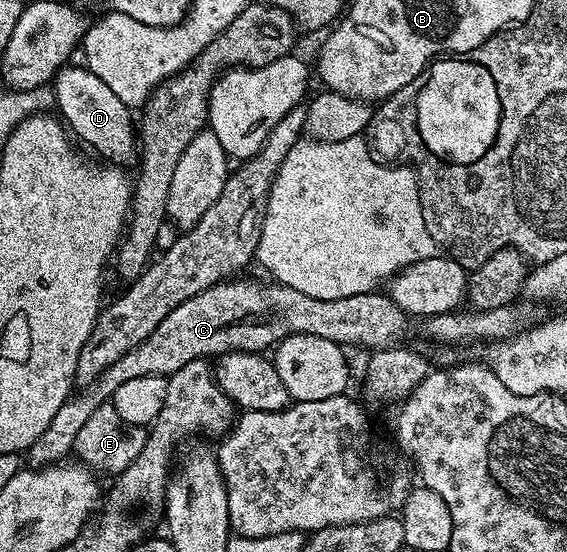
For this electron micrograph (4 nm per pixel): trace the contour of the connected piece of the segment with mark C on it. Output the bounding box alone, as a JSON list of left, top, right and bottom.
[28,277,411,469]

